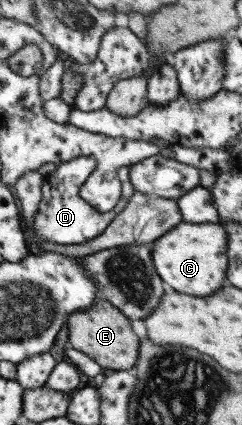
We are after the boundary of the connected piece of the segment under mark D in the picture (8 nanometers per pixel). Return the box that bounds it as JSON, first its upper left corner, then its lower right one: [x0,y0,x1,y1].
[33,156,135,245]

